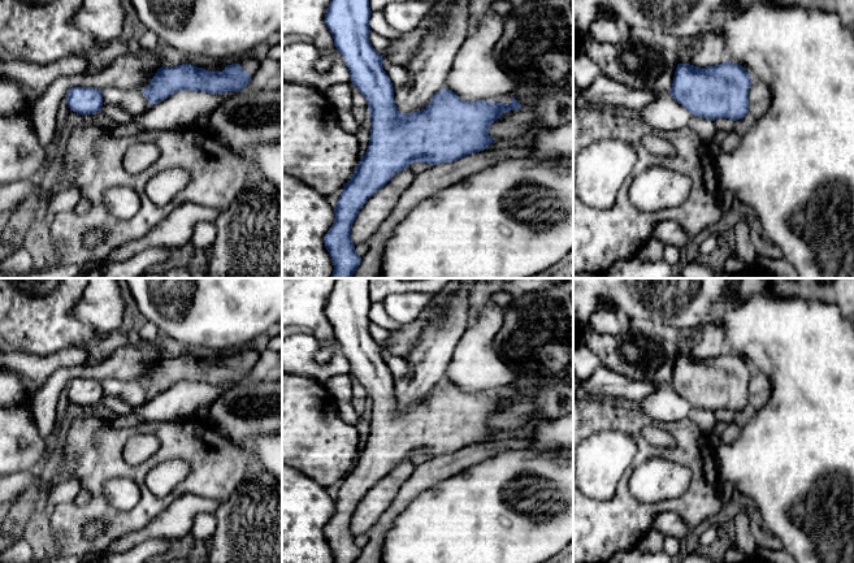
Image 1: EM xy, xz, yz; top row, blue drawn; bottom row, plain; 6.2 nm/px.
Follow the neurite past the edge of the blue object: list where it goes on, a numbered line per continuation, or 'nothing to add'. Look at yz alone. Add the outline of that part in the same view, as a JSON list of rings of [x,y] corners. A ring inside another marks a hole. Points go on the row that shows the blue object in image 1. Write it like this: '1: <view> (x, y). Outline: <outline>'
nothing to add

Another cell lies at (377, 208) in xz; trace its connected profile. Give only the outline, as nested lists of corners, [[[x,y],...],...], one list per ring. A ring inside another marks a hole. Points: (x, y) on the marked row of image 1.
[[[409,168],[403,169],[367,200],[351,228],[350,235],[355,246],[369,242],[413,179],[415,173]]]

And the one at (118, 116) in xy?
[[[104,103],[100,112],[107,116],[114,125],[125,125],[134,118],[134,116],[129,114],[126,111]]]

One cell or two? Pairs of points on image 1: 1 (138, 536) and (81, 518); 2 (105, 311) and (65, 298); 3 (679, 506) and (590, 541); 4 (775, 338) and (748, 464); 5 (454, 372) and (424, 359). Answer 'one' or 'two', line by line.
1: two
2: two
3: one
4: one
5: two

